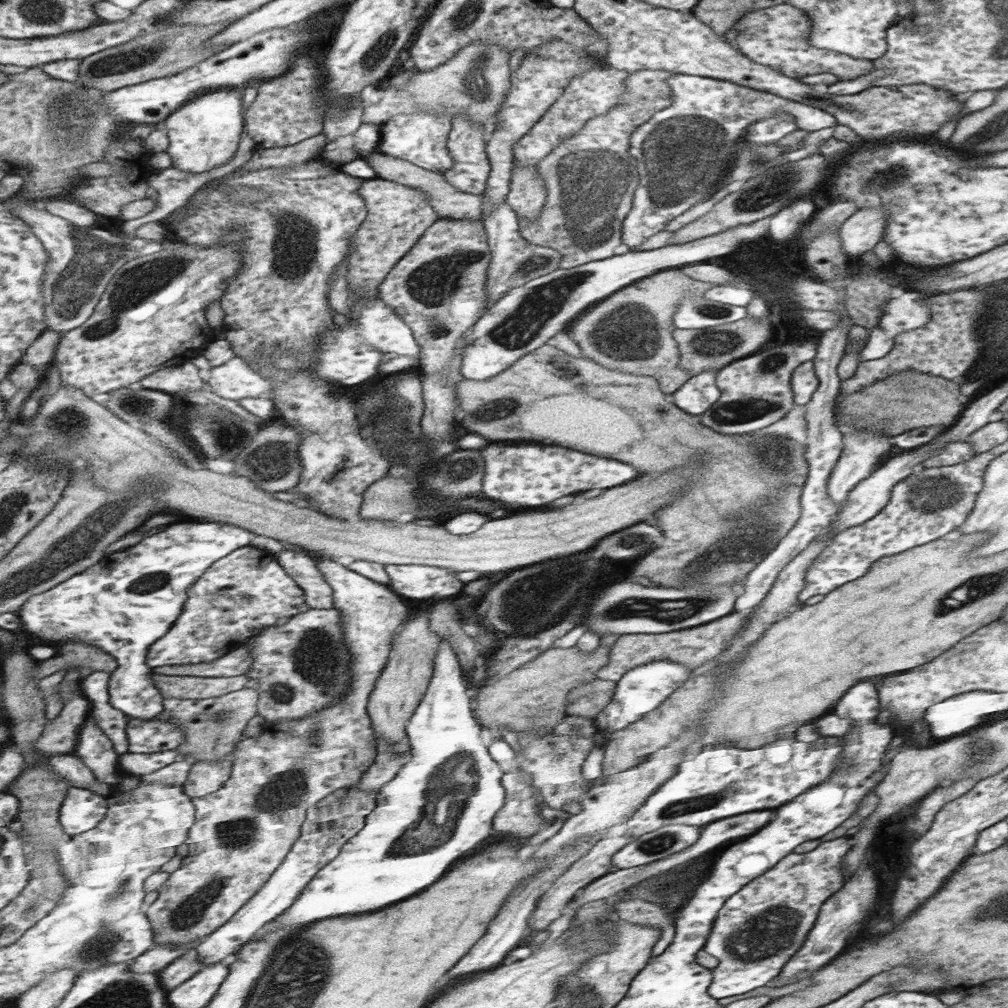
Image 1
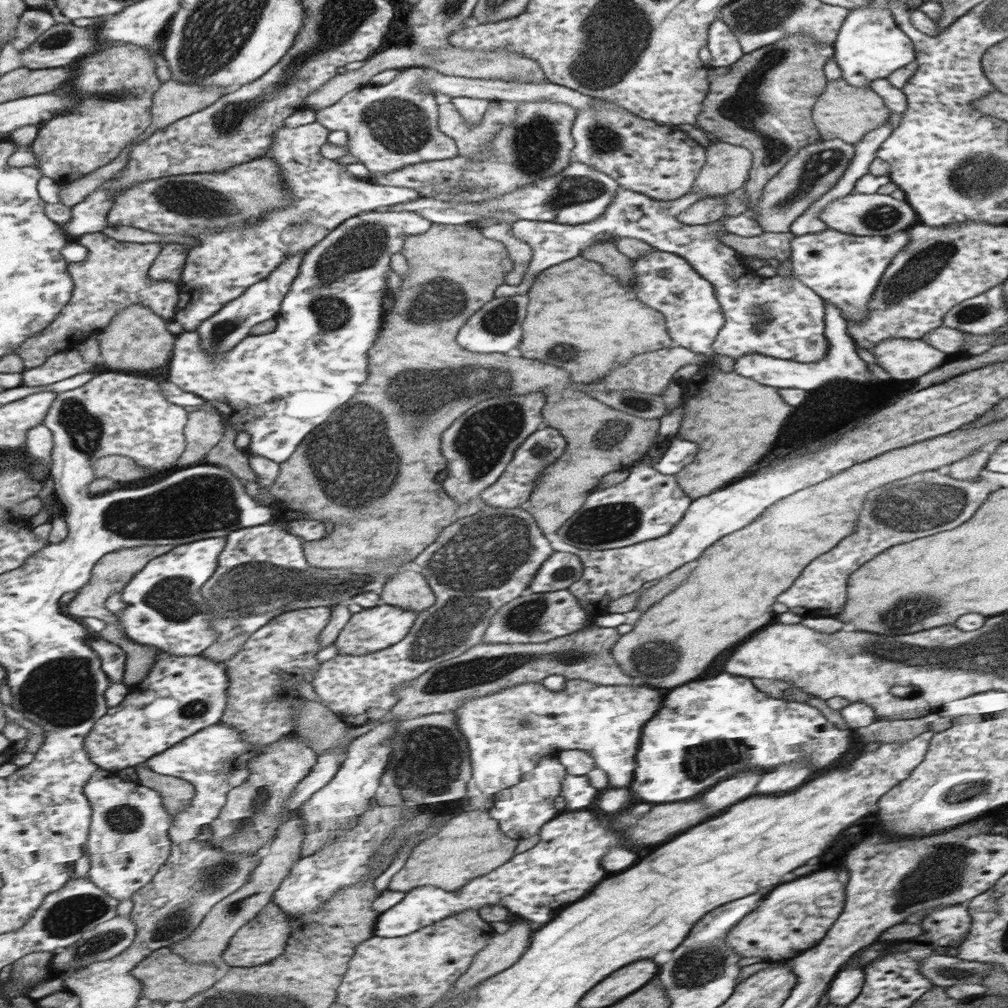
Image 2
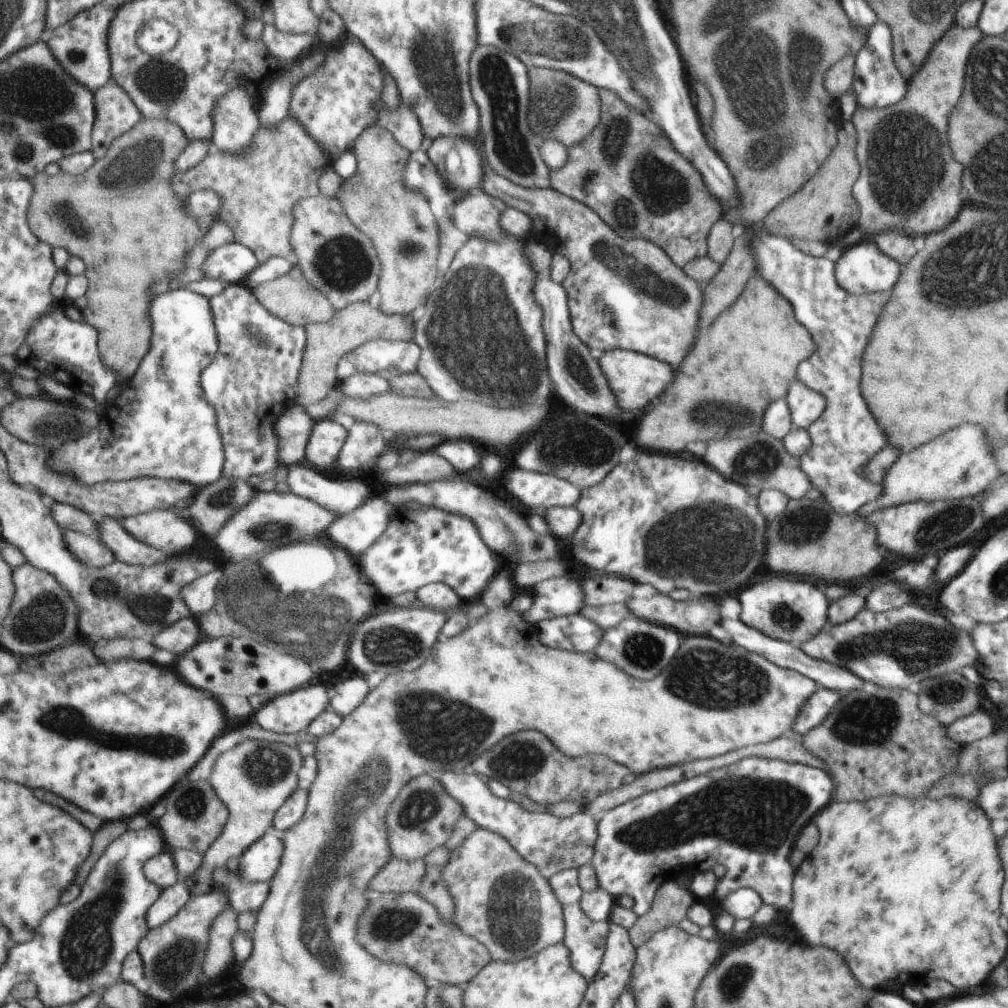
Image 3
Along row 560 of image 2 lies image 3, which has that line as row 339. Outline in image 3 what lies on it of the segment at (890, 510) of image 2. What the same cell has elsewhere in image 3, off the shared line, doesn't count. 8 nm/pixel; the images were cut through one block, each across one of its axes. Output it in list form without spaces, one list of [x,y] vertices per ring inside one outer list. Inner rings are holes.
[[[756,223],[754,224],[745,224],[745,226],[749,226],[747,228],[739,228],[739,226],[732,226],[734,232],[743,232],[743,230],[747,230],[750,233],[750,237],[748,238],[748,247],[750,248],[750,252],[752,253],[752,257],[754,258],[754,270],[755,275],[759,275],[761,280],[767,281],[767,284],[770,284],[777,292],[780,297],[783,297],[790,305],[792,305],[792,315],[793,318],[804,325],[808,332],[812,336],[813,344],[816,346],[816,350],[812,352],[806,359],[801,360],[799,364],[796,366],[796,374],[795,381],[799,381],[801,384],[806,385],[810,389],[813,389],[815,392],[820,393],[822,397],[824,397],[825,406],[824,411],[822,412],[819,418],[815,419],[805,430],[810,438],[810,445],[807,449],[807,452],[804,452],[798,460],[800,461],[800,469],[806,474],[808,477],[809,484],[813,485],[815,490],[819,491],[819,494],[823,496],[823,500],[838,514],[838,515],[847,515],[855,513],[859,506],[863,506],[866,502],[871,502],[871,500],[875,500],[877,496],[880,495],[880,484],[873,484],[869,482],[867,479],[864,479],[860,475],[860,468],[862,464],[865,464],[874,454],[877,454],[878,450],[881,450],[886,444],[886,436],[884,435],[884,431],[880,428],[879,424],[876,422],[876,418],[872,416],[870,413],[866,402],[863,400],[860,395],[859,388],[859,379],[860,379],[860,362],[861,355],[866,345],[868,336],[870,335],[871,329],[874,327],[875,321],[878,319],[880,315],[881,309],[883,305],[886,303],[888,299],[888,292],[877,291],[874,293],[869,293],[868,295],[859,295],[855,296],[852,293],[845,292],[843,288],[836,282],[835,276],[835,264],[833,264],[832,258],[829,256],[823,257],[812,257],[811,255],[806,255],[802,253],[800,249],[797,249],[794,245],[792,245],[787,238],[779,235],[771,235],[771,233],[765,233],[763,230],[754,229]]]

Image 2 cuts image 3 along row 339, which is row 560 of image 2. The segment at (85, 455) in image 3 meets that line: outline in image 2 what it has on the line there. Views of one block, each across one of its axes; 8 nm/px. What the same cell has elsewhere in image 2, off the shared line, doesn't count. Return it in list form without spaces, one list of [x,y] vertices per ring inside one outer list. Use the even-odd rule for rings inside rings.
[[[226,537],[181,544],[154,558],[123,591],[125,609],[118,614],[121,632],[137,644],[147,644],[179,656],[201,655],[213,646],[219,634],[211,626],[211,606],[201,591],[216,574]]]

